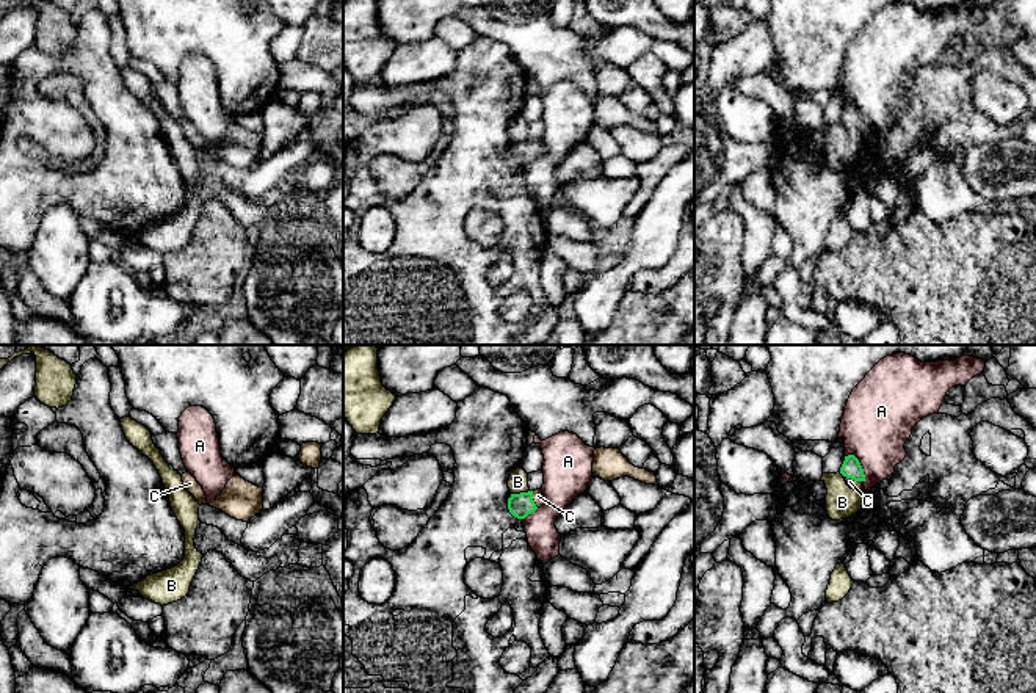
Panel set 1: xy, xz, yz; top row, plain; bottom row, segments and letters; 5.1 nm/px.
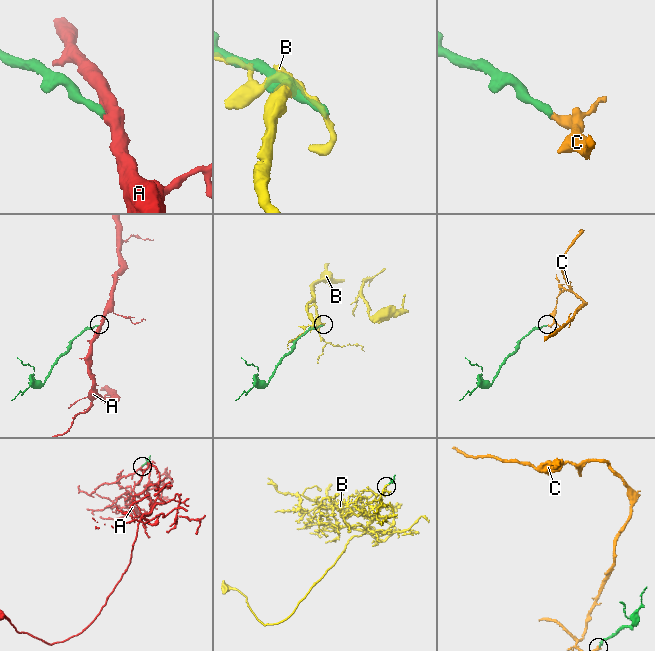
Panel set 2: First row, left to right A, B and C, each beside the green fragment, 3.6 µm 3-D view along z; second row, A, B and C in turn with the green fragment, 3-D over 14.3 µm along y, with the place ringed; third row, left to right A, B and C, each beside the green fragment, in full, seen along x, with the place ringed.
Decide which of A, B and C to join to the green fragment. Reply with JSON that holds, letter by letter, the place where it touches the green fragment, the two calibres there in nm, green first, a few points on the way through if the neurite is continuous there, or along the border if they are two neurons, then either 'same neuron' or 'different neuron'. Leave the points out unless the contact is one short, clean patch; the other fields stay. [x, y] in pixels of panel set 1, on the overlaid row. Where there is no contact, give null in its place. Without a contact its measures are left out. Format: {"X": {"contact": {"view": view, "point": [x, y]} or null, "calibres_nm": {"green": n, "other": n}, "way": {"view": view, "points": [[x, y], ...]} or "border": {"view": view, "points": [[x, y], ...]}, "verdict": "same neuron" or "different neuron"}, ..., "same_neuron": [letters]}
{"A": {"contact": {"view": "yz", "point": [859, 464]}, "calibres_nm": {"green": 100, "other": 360}, "border": {"view": "yz", "points": [[845, 455], [853, 455], [858, 460], [864, 482]]}, "verdict": "different neuron"}, "B": {"contact": {"view": "xz", "point": [519, 494]}, "calibres_nm": {"green": 120, "other": 100}, "verdict": "different neuron"}, "C": {"contact": {"view": "yz", "point": [853, 478]}, "calibres_nm": {"green": 100, "other": 50}, "way": {"view": "yz", "points": [[851, 468], [853, 478], [854, 485]]}, "verdict": "same neuron"}, "same_neuron": ["C"]}

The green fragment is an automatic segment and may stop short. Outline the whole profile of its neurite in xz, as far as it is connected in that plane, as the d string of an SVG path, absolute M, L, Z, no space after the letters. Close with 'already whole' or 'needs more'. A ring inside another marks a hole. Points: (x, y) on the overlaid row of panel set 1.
M541 489L511 494L508 499L508 510L517 519L525 519L528 514L534 513L545 503L544 494Z; needs more

